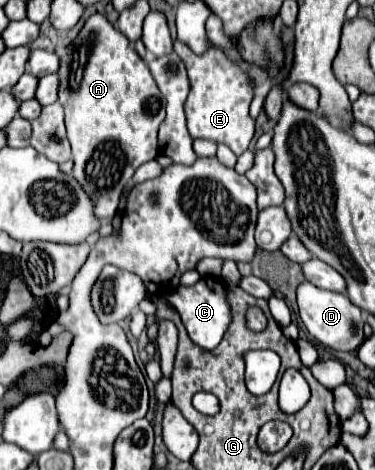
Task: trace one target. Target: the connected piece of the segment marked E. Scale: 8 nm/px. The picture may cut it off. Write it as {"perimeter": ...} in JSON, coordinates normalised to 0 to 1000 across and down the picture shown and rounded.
{"perimeter":[[[472,83],[467,113],[488,126],[504,172],[509,172],[509,194],[493,215],[504,287],[525,296],[557,296],[573,304],[595,304],[627,330],[653,326],[680,283],[680,253],[664,245],[664,219],[680,202],[675,172],[659,164],[659,155],[632,134],[611,130],[605,117],[579,96],[563,96],[547,113],[525,117],[493,91]]]}

